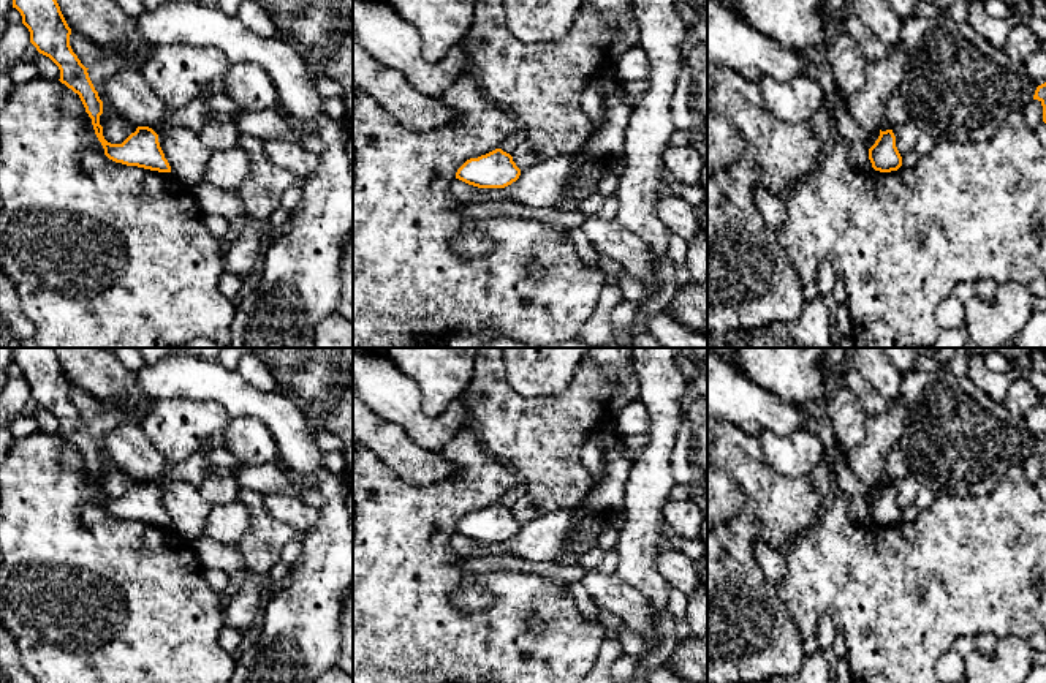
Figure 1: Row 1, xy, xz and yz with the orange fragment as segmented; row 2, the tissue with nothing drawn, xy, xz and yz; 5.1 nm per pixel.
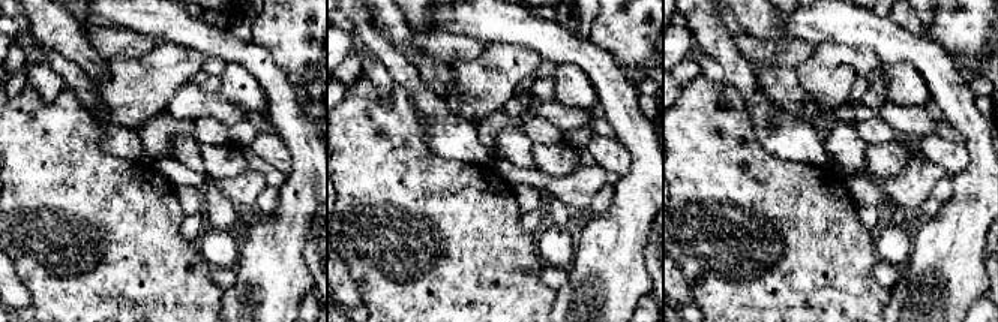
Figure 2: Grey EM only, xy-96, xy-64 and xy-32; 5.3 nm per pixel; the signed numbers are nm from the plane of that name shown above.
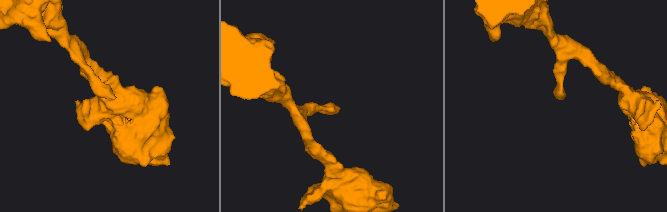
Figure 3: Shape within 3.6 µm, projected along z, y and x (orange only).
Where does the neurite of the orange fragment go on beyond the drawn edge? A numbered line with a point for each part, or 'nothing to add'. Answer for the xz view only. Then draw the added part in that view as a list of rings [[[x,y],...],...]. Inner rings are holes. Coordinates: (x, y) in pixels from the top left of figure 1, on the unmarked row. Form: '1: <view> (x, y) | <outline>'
nothing to add

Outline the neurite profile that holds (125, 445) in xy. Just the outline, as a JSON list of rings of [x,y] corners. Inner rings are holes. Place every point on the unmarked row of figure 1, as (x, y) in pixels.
[[[119,424],[106,436],[106,454],[138,481],[169,479],[199,487],[207,474],[217,468],[209,454],[215,447],[199,447],[188,458],[168,462],[144,436],[141,427]]]

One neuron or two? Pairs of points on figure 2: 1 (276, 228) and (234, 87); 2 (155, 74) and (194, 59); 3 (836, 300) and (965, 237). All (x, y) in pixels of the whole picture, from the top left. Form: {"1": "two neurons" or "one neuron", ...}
{"1": "two neurons", "2": "one neuron", "3": "two neurons"}

